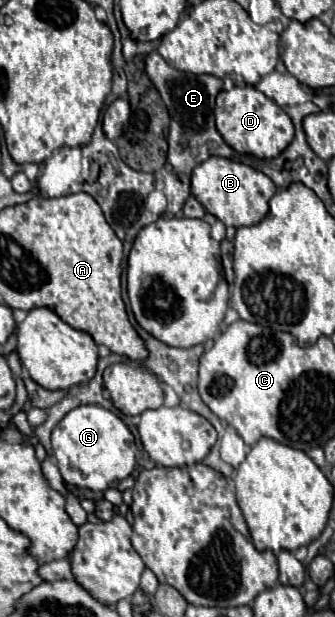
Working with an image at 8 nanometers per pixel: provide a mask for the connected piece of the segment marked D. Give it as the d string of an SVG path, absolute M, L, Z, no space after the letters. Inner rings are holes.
M252 85L234 87L232 91L220 91L216 97L216 129L224 137L224 141L238 153L254 155L258 159L272 159L278 157L284 147L290 145L294 127L290 117L278 107L272 99L260 93Z

